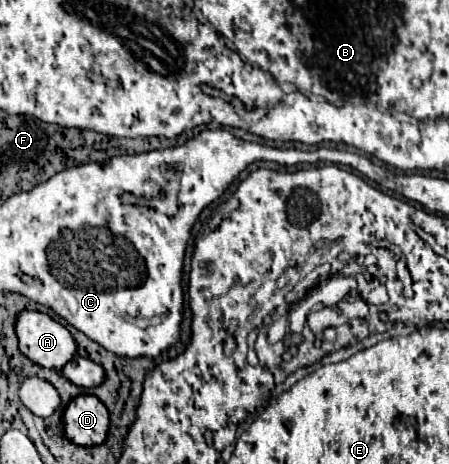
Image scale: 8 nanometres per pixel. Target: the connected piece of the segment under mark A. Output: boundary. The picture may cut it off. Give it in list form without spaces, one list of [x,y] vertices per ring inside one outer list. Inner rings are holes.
[[[22,312],[16,322],[20,352],[42,368],[62,370],[78,352],[78,346],[60,322],[42,312]]]

